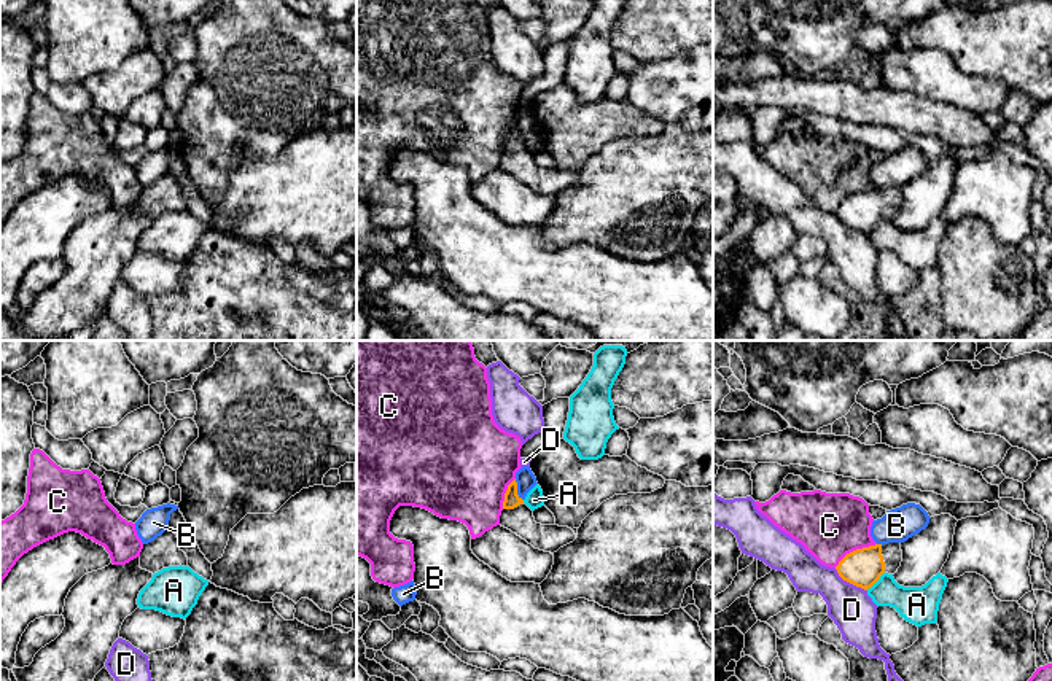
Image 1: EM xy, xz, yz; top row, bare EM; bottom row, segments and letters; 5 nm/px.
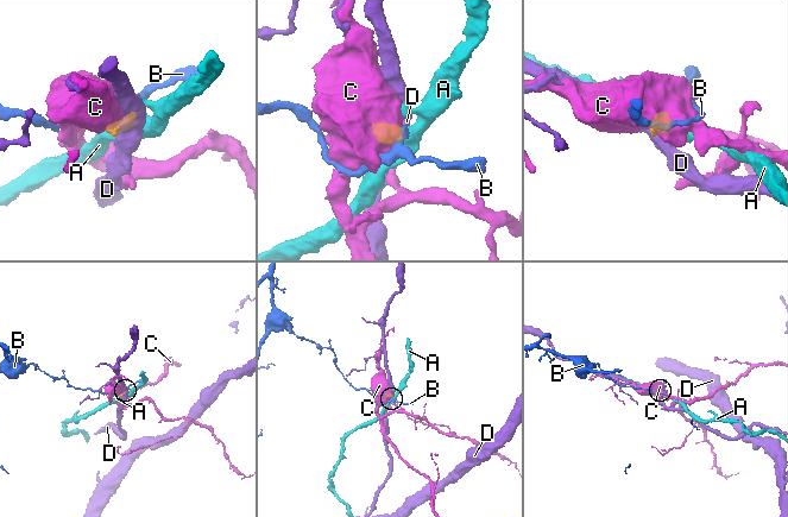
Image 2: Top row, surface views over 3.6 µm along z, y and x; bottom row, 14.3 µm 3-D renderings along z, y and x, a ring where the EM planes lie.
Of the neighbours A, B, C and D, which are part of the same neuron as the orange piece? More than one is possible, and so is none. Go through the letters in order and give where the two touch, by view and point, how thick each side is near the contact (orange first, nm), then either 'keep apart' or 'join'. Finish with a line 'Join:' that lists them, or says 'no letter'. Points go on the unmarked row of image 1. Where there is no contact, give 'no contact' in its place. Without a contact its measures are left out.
A: contact yz (876, 225); calibres 190 and 190 nm; keep apart
B: contact xz (516, 134); calibres 80 and 100 nm; keep apart
C: contact yz (857, 193); calibres 190 and 340 nm; keep apart
D: contact yz (850, 226); calibres 190 and 220 nm; keep apart
Join: no letter

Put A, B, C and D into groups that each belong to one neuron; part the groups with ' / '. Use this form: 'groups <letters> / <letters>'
groups A / B / C / D

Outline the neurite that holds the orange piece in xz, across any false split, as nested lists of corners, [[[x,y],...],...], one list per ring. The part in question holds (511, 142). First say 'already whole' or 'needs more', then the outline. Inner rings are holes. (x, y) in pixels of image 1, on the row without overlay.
needs more; [[[516,123],[505,137],[500,169],[525,183],[535,193],[551,197],[576,183],[575,175],[568,170],[536,167],[533,154],[517,138]]]

